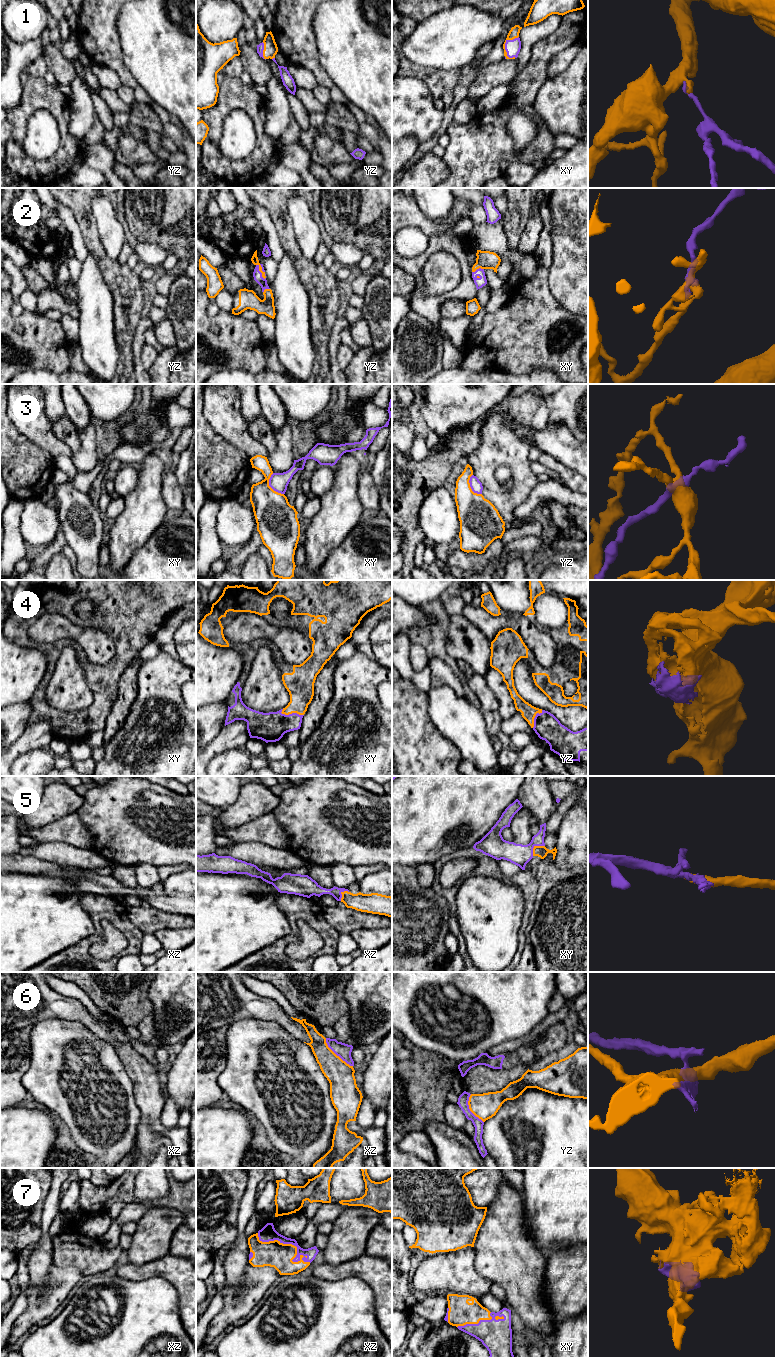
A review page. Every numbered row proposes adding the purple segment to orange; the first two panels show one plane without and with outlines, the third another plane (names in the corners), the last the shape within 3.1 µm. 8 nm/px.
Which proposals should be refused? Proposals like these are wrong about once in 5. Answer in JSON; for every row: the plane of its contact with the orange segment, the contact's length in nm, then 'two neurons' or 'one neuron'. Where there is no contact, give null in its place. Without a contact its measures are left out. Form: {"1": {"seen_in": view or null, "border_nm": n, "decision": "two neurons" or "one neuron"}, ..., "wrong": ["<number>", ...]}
{"1": {"seen_in": "xy", "border_nm": 220, "decision": "one neuron"}, "2": {"seen_in": "yz", "border_nm": 140, "decision": "one neuron"}, "3": {"seen_in": "xy", "border_nm": 200, "decision": "one neuron"}, "4": {"seen_in": "xy", "border_nm": 190, "decision": "one neuron"}, "5": {"seen_in": "xy", "border_nm": 130, "decision": "one neuron"}, "6": {"seen_in": "xz", "border_nm": 320, "decision": "two neurons"}, "7": {"seen_in": "xz", "border_nm": 500, "decision": "one neuron"}, "wrong": ["6"]}

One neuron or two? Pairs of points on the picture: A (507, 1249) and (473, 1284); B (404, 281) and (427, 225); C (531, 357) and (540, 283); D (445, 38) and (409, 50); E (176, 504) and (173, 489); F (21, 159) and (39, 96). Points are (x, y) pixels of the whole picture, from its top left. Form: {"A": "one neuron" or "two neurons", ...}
{"A": "two neurons", "B": "two neurons", "C": "one neuron", "D": "one neuron", "E": "one neuron", "F": "one neuron"}

